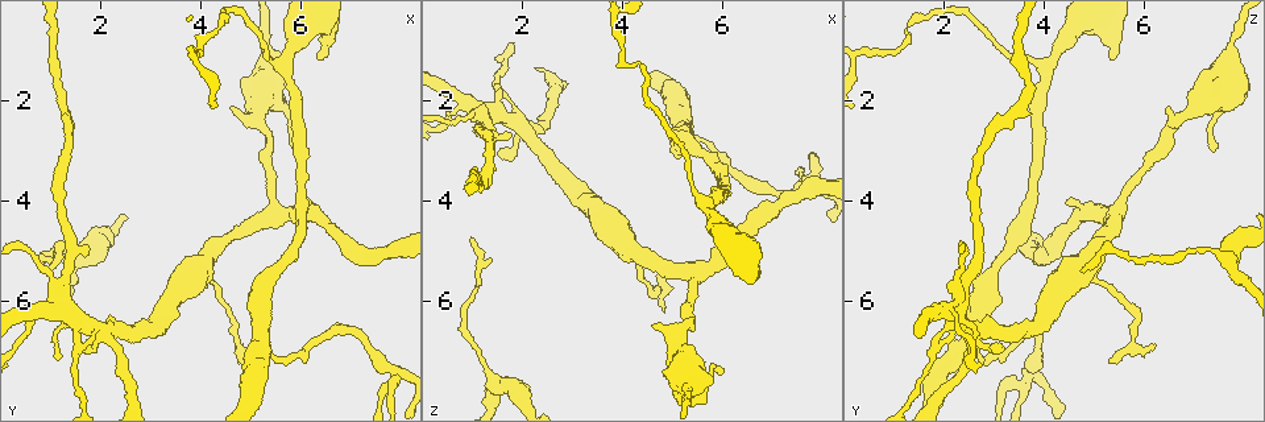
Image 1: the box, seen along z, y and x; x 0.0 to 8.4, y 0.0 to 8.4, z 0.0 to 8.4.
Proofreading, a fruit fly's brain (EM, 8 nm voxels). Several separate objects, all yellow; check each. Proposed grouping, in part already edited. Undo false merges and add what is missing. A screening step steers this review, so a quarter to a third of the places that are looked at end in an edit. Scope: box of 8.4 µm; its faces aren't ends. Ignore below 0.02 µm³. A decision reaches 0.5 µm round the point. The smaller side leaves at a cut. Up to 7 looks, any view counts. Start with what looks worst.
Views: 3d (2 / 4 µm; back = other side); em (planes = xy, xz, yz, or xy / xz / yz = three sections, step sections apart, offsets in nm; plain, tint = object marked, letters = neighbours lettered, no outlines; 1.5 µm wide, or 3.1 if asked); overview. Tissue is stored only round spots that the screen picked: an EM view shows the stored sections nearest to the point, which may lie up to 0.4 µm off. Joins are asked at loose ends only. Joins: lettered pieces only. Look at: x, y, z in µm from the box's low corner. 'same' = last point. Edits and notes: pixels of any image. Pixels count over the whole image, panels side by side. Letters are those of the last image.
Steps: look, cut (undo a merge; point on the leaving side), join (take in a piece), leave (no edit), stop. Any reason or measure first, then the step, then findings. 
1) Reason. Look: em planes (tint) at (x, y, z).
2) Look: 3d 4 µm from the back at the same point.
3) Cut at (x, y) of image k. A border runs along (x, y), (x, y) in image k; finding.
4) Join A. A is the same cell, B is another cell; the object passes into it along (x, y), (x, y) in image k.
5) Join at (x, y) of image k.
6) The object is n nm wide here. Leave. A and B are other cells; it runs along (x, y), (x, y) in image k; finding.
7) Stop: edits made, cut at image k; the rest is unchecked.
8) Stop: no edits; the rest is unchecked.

Looks like a crossing. Look: em planes (letters) at (7.95, 7.45, 3.75).

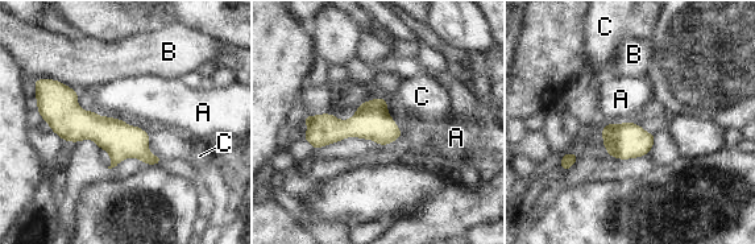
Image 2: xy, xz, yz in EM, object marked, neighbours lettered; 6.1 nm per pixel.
The object is 220 nm wide here. Leave. A, B and C are other cells; all the same neuron.

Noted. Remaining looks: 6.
Branch point. Look: 3d 2 µm at (2.10, 6.55, 2.65).

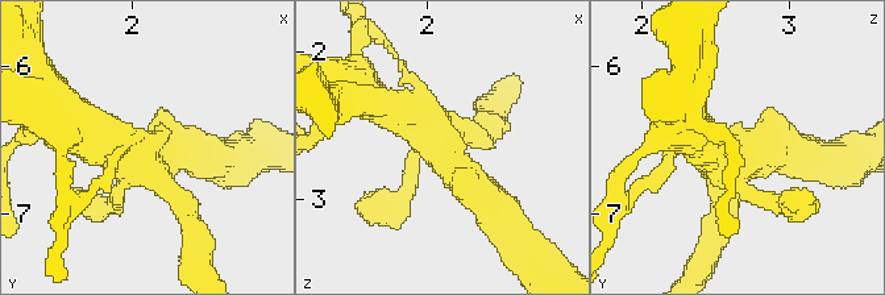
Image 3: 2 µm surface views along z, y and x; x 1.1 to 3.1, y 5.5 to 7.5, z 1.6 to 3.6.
Look: em planes (letters) at (2.10, 6.60, 2.60).

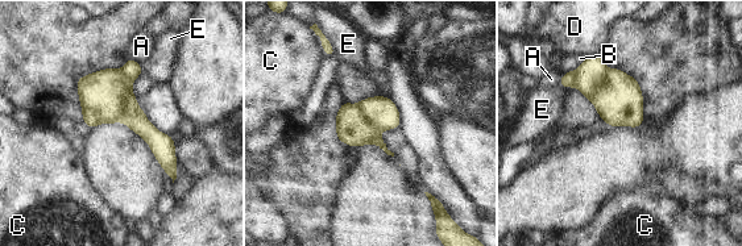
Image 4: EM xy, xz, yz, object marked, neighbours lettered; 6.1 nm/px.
Cut at (591, 74) of image 4. A, B, C, D and E are other cells; the part that leaves runs along (132, 99), (135, 119), (162, 154) in image 4; two neurons meet here.

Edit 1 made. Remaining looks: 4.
An open end. Look: em yz step 8 (tint) at (6.35, 1.15, 5.30).

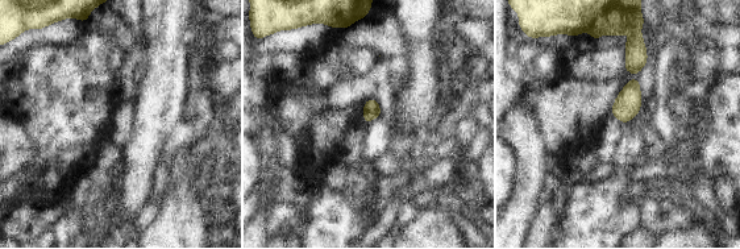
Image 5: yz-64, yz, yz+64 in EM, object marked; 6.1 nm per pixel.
Look: em yz step 8 (letters) at the same point.

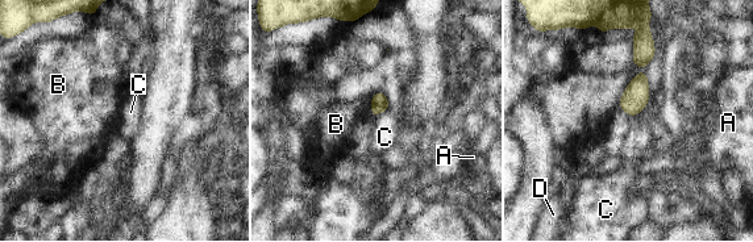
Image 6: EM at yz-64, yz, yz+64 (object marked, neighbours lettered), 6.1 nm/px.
Leave. A, B, C and D are other cells; it runs along (644, 34), (643, 74), (632, 112) in image 6; no lettered piece goes on from it.

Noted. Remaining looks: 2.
Stop: edits made, cut at image 4; the rest is unchecked.

